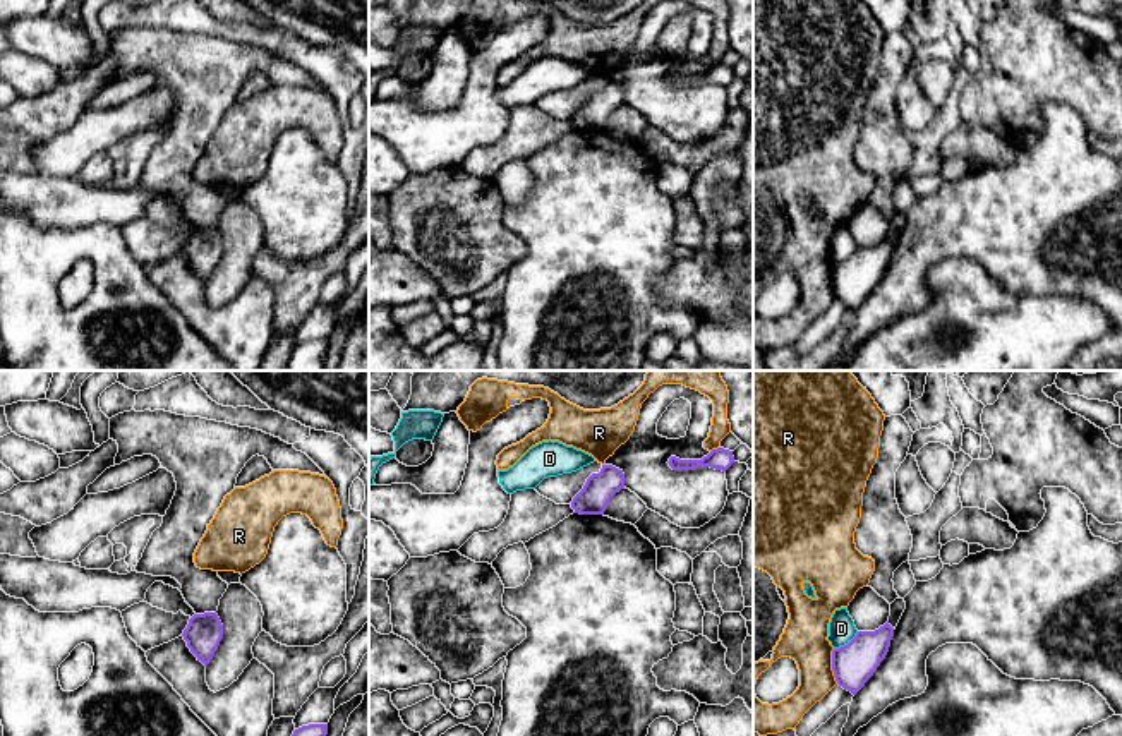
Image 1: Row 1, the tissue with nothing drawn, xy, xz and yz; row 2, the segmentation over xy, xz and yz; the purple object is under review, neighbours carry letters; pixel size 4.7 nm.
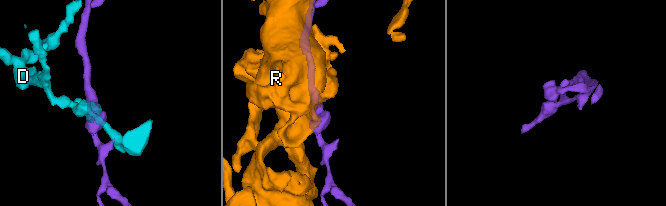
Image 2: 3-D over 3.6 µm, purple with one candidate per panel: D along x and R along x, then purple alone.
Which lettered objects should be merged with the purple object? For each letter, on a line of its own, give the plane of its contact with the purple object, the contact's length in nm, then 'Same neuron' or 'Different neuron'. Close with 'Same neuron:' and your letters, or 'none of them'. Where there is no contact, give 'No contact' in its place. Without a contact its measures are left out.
D: Touches purple in yz. Shared border 150 nm. Different neuron
R: Touches purple in yz. Shared border 170 nm. Different neuron
Same neuron: none of them

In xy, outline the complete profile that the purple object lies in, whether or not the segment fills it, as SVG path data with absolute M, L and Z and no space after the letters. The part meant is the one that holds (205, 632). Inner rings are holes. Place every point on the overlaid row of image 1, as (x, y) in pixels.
M216 612L194 614L182 636L197 661L208 666L223 638L223 624Z

